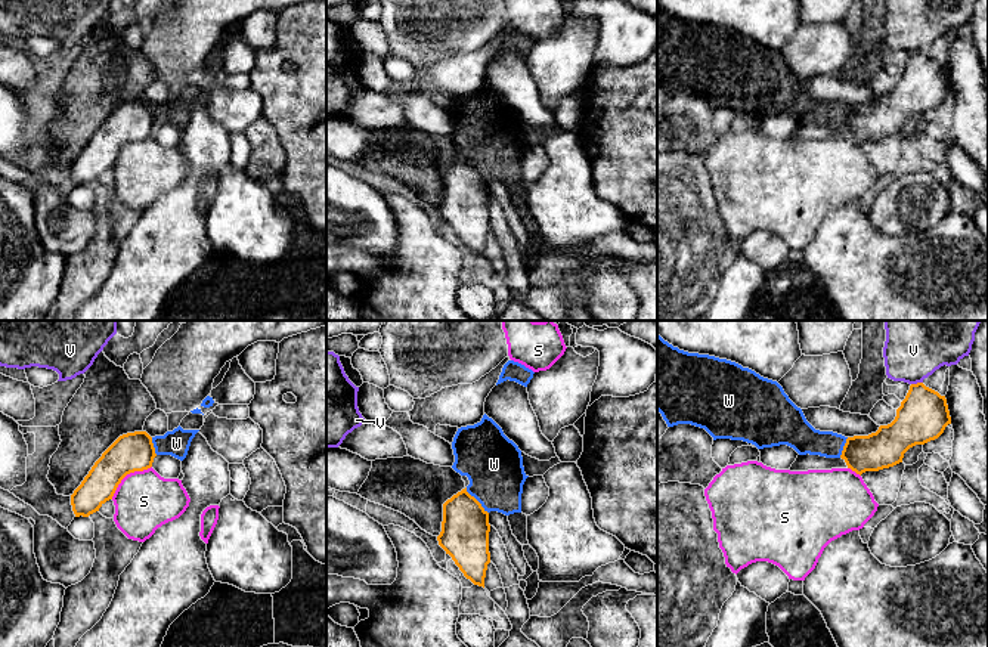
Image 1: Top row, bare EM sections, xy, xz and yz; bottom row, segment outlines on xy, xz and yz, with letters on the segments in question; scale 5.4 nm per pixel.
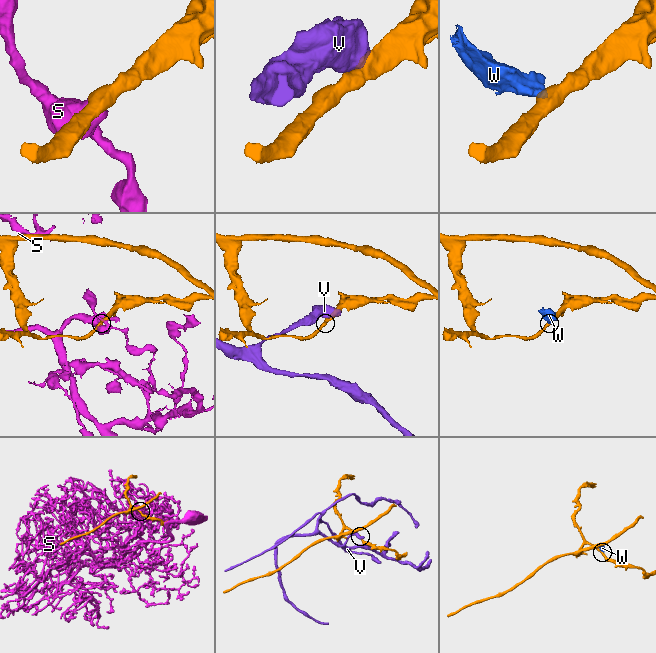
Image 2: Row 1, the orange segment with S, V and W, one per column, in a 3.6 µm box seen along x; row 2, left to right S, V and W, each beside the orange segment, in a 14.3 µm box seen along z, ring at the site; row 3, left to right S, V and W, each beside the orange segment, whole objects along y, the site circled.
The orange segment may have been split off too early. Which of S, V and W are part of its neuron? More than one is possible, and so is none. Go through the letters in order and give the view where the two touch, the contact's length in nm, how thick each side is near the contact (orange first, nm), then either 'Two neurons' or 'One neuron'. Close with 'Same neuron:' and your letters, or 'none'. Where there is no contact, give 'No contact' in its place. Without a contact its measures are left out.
S: Touches orange in xy. Shared border 280 nm. Thickness 220 nm (orange) against 320 nm. Two neurons
V: Touches orange in yz. Shared border 70 nm. Thickness 280 nm (orange) against 280 nm. Two neurons
W: Touches orange in xz. Shared border 190 nm. Thickness 260 nm (orange) against 320 nm. Two neurons
Same neuron: none

